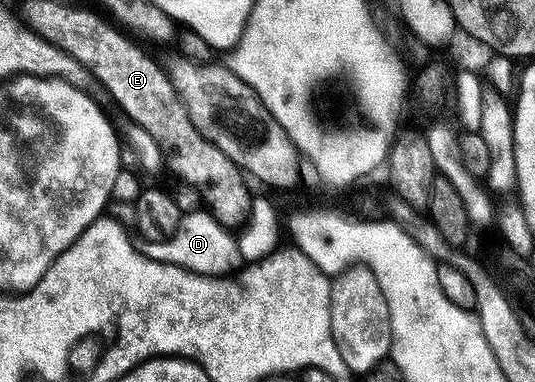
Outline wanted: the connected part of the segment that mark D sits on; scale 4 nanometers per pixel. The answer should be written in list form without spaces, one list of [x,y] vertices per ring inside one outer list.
[[[199,209],[183,214],[175,224],[174,232],[163,239],[144,239],[138,248],[150,260],[176,264],[200,275],[226,277],[233,274],[243,262],[238,239],[223,227],[211,213]]]

